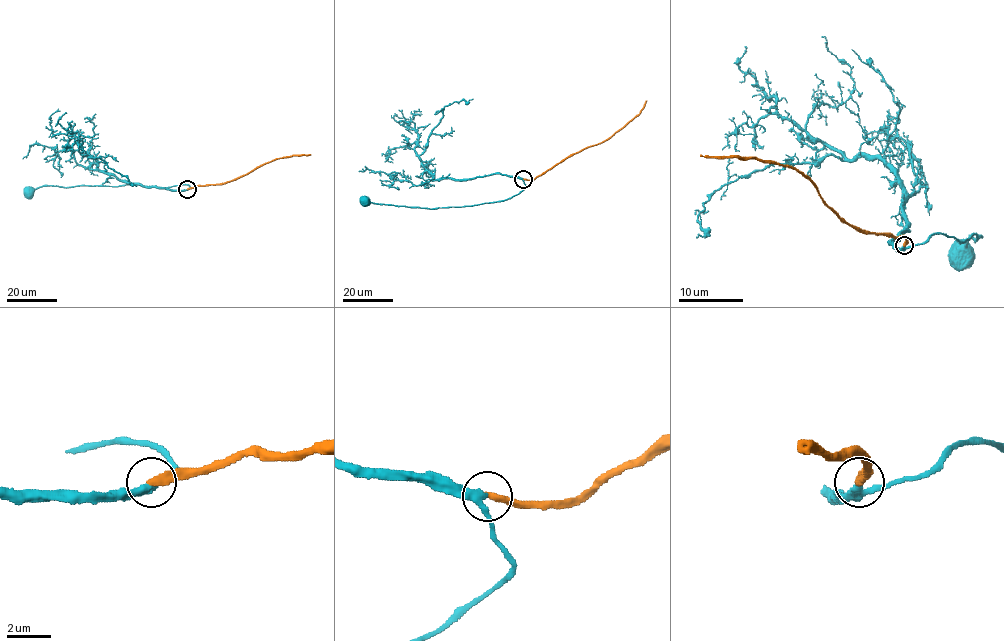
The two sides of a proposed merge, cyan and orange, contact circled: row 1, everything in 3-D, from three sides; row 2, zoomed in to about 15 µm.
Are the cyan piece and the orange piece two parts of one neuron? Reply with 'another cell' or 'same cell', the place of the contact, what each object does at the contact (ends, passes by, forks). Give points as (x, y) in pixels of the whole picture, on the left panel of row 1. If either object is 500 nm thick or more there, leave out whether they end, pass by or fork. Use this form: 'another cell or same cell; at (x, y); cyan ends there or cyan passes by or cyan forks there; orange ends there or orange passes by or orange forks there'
same cell; at (187, 189); cyan passes by; orange ends there

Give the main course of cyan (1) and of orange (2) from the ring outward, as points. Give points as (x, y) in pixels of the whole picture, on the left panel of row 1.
1: (187, 189), (187, 184), (43, 185), (27, 191)
2: (187, 189), (221, 184), (273, 160), (310, 154)

